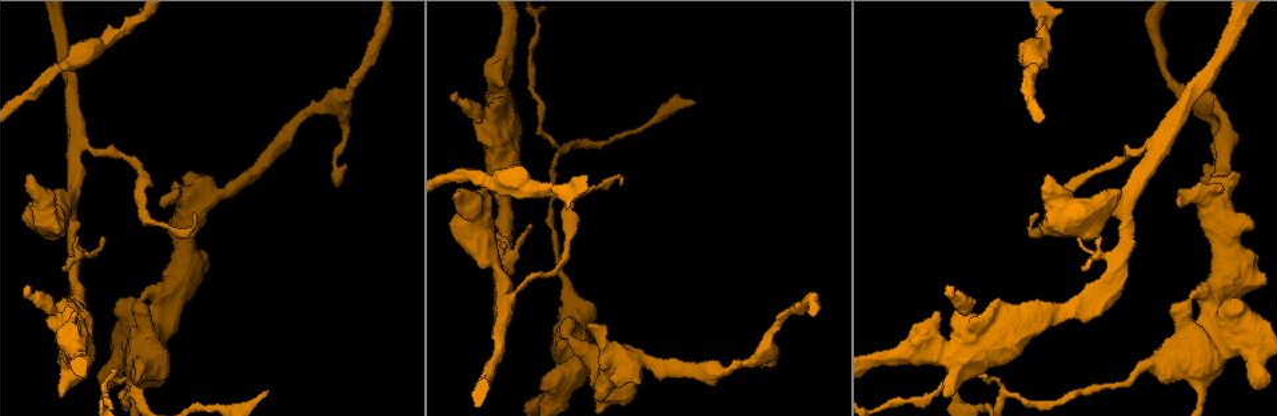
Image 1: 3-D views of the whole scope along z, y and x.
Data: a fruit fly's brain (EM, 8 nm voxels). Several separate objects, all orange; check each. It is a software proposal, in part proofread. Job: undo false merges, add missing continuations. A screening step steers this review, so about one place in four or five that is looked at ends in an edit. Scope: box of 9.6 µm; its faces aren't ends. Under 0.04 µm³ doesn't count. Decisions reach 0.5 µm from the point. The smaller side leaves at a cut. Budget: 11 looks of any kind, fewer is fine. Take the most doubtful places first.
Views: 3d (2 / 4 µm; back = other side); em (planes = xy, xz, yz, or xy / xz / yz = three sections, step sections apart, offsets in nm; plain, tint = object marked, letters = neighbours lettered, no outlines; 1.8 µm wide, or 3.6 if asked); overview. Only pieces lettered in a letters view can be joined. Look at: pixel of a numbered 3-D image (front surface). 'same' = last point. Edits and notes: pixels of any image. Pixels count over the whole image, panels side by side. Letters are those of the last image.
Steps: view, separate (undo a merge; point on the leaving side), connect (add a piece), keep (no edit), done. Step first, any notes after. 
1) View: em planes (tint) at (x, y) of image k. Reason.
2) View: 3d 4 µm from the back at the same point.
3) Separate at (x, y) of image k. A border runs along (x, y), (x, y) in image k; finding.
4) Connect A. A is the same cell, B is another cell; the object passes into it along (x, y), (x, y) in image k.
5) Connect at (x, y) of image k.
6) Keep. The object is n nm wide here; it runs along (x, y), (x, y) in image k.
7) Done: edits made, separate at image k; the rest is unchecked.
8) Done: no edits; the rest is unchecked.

View: 3d 2 µm at (24, 289) of image 1. Free end.

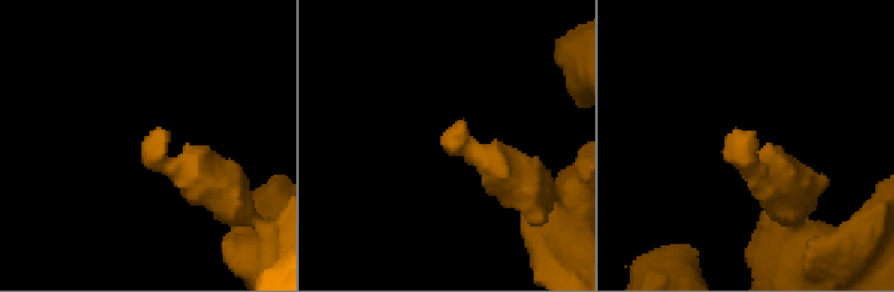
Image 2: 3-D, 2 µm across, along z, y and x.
View: em yz step 8 (tint) at (449, 151) of image 2.

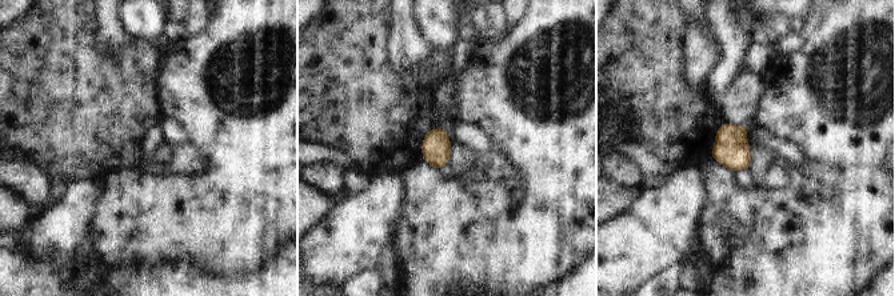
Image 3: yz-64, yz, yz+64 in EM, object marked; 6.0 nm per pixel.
View: em xz step 8 (letters) at the same point. Cut it another way.

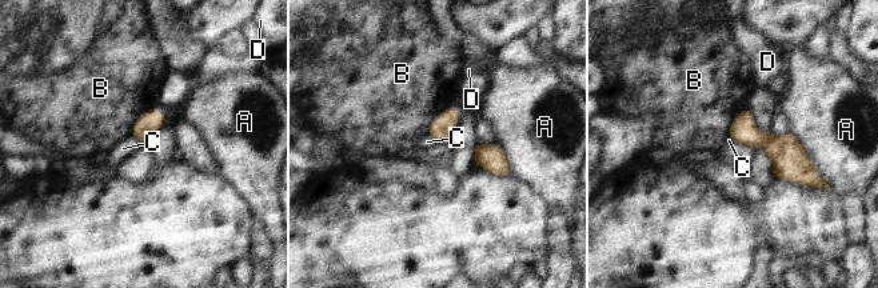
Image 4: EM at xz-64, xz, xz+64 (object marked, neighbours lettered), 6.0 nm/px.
Keep. A, B, C and D are other cells; it runs along (738, 119), (805, 180) in image 4; no lettered piece goes on from it.

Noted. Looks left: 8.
View: 3d 4 µm at (956, 395) of image 1. Long arm stops here.

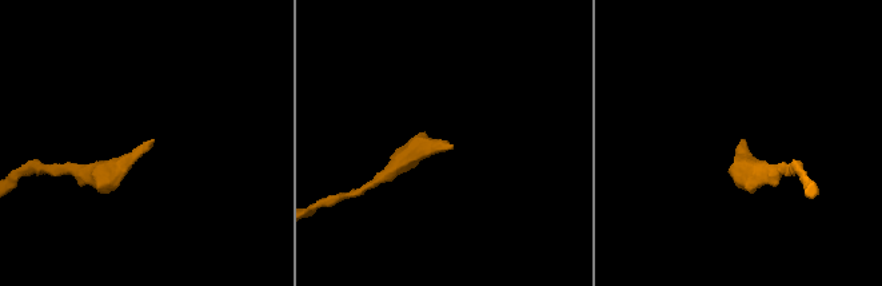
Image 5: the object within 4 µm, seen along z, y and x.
View: em 3.6 µm xz step 4 (tint) at (742, 140) of image 5.

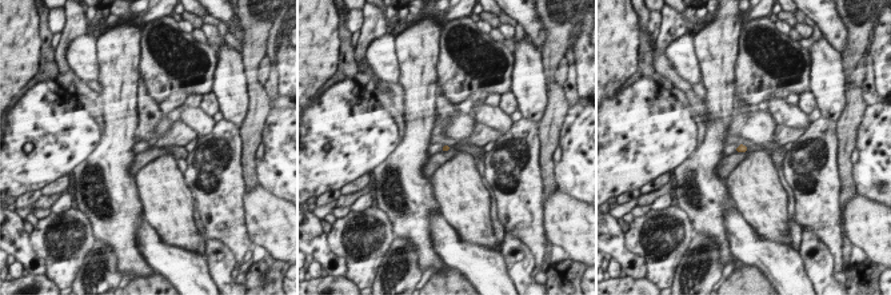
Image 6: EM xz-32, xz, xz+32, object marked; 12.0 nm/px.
View: em 3.6 µm xy step 4 (letters) at the same point. Cut it another way.

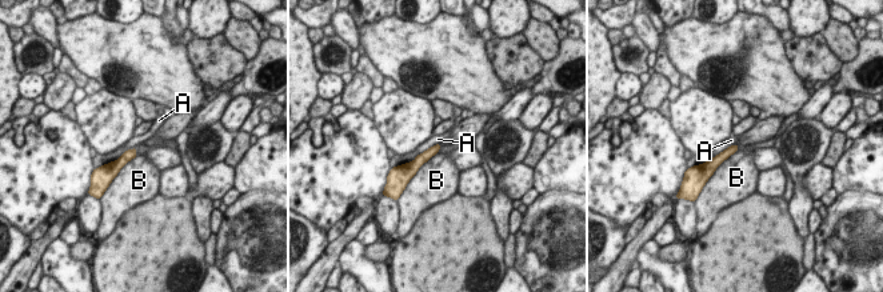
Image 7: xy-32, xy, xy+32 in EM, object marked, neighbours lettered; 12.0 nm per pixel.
Keep. A and B are other cells; none of them fits.

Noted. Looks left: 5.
View: 3d 4 µm at (335, 184) of image 1. Tapers out.

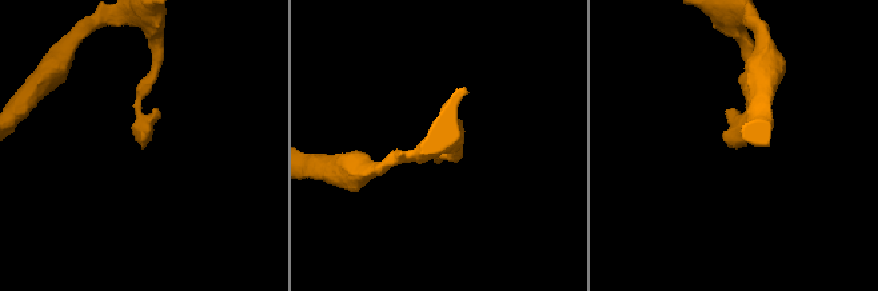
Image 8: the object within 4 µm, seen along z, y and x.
View: em yz step 4 (tint) at (730, 147) of image 8.

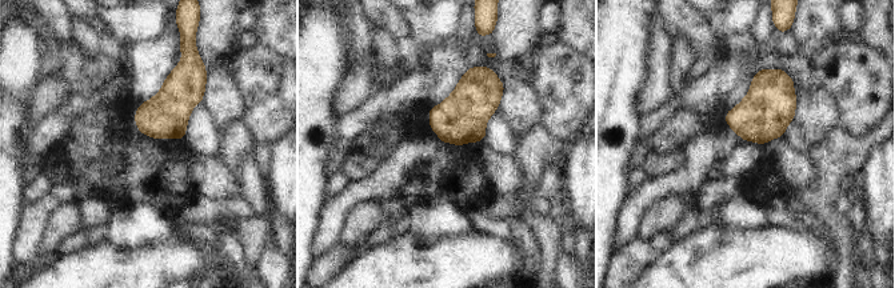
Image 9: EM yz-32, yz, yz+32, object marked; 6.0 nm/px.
View: em planes (letters) at the same point.

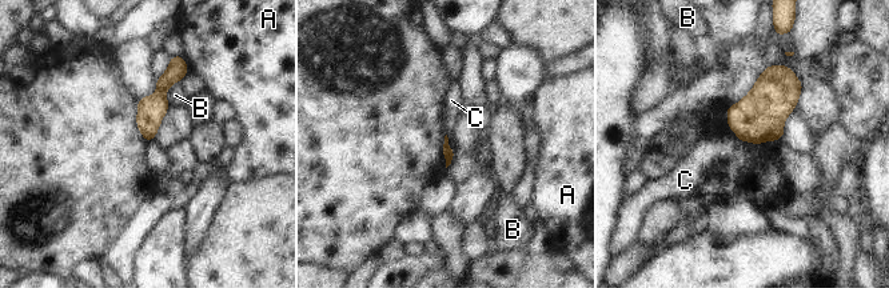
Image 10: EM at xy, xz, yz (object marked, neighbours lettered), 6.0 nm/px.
Keep. A, B and C are other cells; none of them fits.

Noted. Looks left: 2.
View: em 3.6 µm xy step 8 (tint) at (78, 236) of image 1.

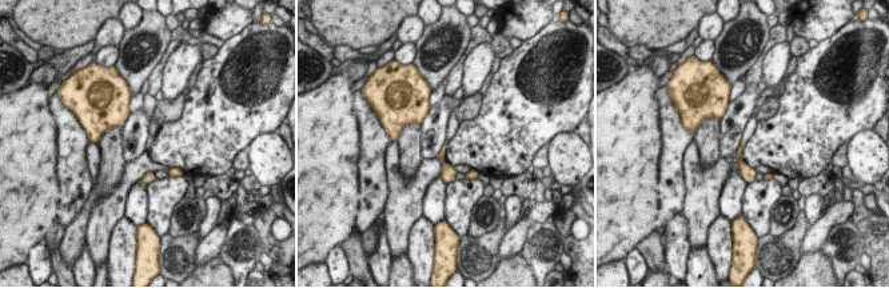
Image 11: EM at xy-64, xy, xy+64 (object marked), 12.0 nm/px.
View: em 3.6 µm planes (letters) at the same point. Another direction.

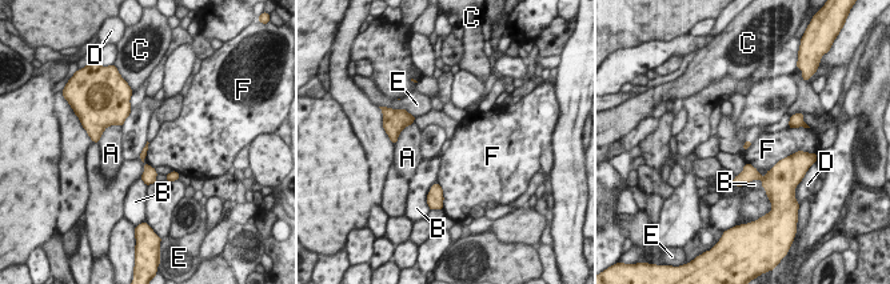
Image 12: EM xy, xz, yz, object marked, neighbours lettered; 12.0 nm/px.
Keep. A, B, C, D, E and F are other cells; a border runs along (767, 171), (746, 186) in image 12; no lettered piece goes on from it.

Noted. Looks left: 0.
Done: no edits; the rest is unchecked.

